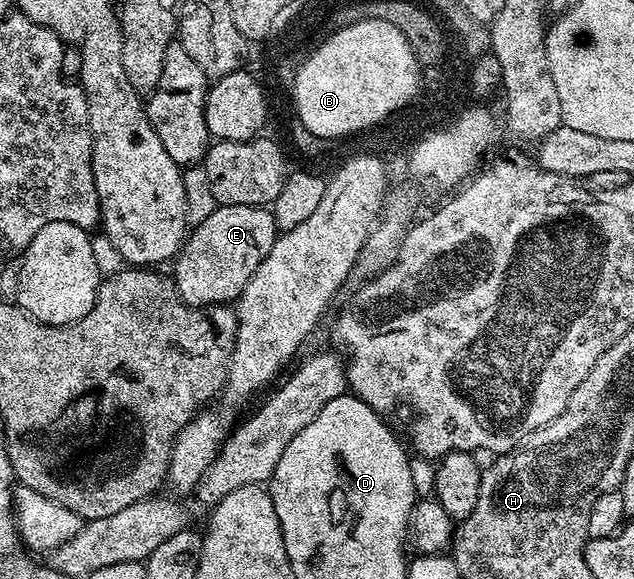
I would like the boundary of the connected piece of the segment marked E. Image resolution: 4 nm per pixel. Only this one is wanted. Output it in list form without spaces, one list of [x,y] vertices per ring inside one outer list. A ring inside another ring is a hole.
[[[218,204],[199,222],[193,225],[192,231],[187,235],[181,252],[173,261],[172,279],[180,298],[191,308],[210,308],[214,304],[229,305],[237,301],[242,295],[244,286],[256,274],[260,262],[268,258],[268,250],[278,241],[280,229],[274,220],[274,213],[269,207],[263,206],[232,206],[231,204]]]

